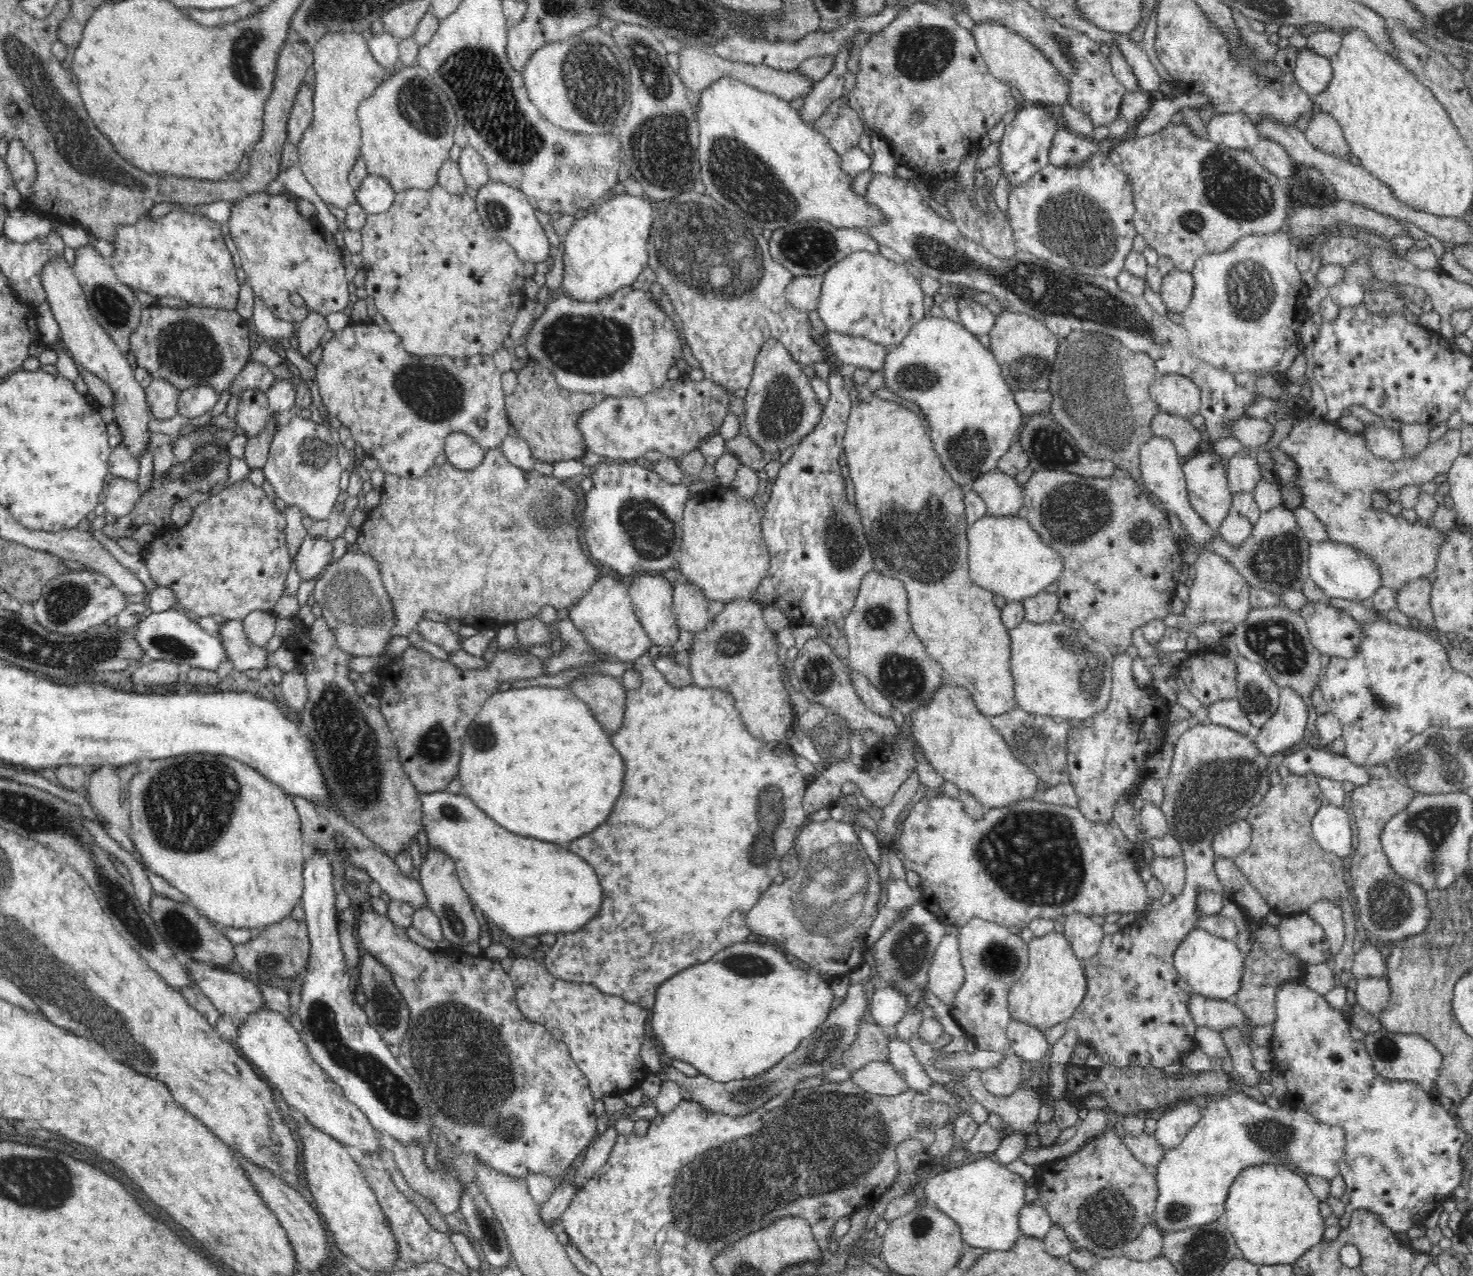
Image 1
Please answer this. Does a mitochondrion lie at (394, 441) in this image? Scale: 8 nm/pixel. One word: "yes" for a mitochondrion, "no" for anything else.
no

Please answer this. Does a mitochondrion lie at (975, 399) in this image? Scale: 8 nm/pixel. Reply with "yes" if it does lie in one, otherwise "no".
no

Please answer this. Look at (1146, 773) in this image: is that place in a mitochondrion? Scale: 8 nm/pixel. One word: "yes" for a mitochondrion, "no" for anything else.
no

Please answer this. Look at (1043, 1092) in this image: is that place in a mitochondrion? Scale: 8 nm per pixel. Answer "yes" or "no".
no

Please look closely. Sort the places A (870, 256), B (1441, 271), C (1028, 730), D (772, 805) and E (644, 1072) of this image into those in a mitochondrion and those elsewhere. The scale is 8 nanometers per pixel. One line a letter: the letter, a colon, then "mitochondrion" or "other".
A: other
B: other
C: other
D: mitochondrion
E: other

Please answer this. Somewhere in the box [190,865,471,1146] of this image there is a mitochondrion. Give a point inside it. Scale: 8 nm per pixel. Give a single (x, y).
(391, 1092)

